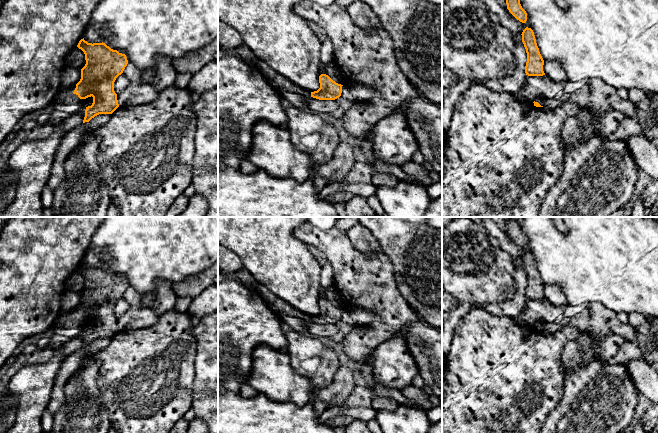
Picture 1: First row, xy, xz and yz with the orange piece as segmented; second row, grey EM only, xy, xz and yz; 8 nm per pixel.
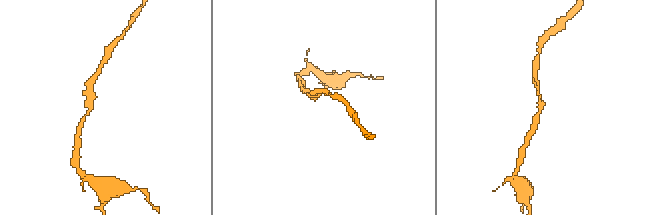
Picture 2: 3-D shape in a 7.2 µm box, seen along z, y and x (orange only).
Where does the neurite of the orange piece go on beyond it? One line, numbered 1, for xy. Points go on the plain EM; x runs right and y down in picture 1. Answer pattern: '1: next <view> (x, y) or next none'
1: next none

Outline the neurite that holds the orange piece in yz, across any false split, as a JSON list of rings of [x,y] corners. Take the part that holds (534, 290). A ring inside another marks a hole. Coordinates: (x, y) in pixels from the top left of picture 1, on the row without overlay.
[[[526,251],[522,256],[522,266],[527,277],[527,286],[525,297],[528,300],[543,300],[544,284],[539,276],[534,256],[531,252]]]

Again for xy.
[[[81,263],[77,269],[85,278],[86,288],[81,293],[81,303],[76,308],[74,318],[80,323],[93,321],[91,330],[86,331],[83,347],[89,346],[99,338],[112,338],[118,331],[117,318],[114,315],[114,306],[121,299],[128,288],[125,278],[111,273],[105,267],[88,267]]]

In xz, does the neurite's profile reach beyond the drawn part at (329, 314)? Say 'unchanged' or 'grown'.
unchanged

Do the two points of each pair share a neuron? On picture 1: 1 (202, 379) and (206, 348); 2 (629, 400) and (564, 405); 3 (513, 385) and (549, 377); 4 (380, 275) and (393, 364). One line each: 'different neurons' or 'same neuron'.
1: same neuron
2: different neurons
3: same neuron
4: different neurons

